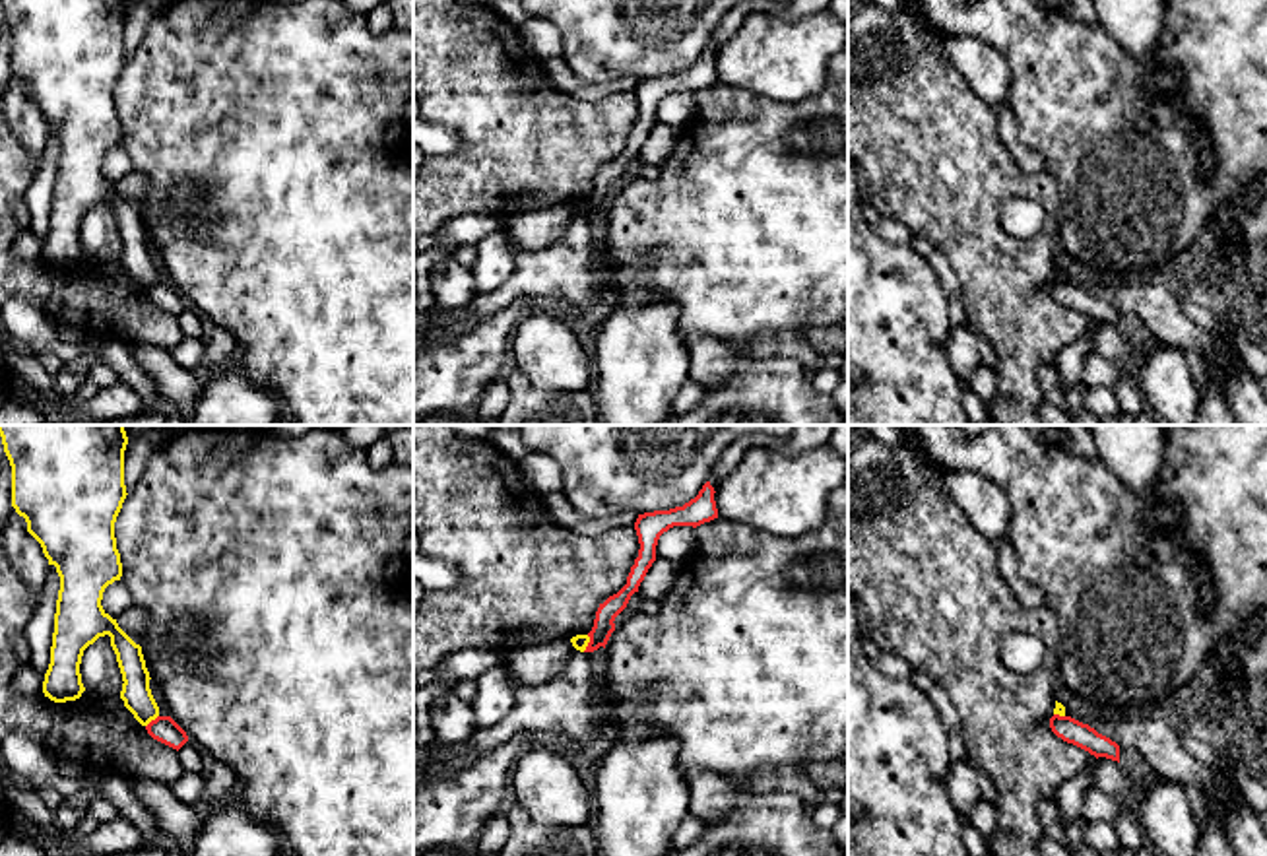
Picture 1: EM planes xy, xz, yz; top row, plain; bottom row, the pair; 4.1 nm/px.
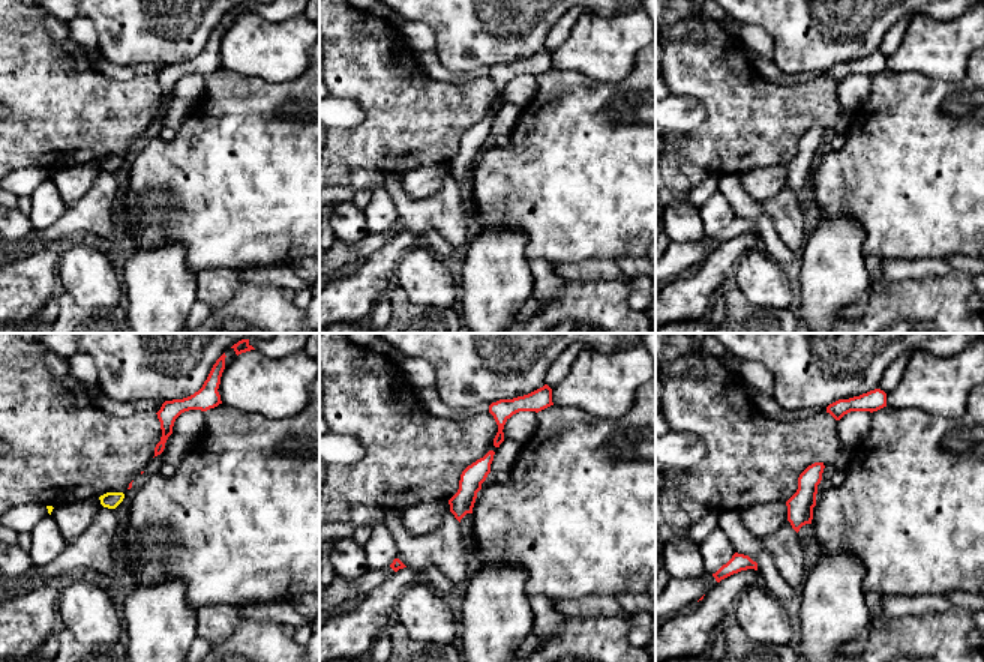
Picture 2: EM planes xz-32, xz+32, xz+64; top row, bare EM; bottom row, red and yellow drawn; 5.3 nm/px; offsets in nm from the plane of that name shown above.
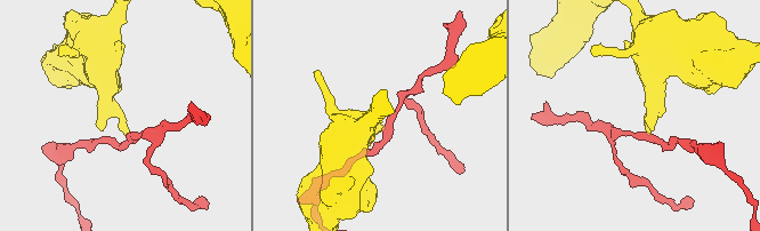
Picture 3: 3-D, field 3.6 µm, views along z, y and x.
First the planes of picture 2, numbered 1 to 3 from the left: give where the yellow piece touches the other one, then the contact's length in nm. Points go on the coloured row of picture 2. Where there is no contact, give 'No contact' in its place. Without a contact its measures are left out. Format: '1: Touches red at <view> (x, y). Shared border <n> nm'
1: No contact
2: No contact
3: No contact

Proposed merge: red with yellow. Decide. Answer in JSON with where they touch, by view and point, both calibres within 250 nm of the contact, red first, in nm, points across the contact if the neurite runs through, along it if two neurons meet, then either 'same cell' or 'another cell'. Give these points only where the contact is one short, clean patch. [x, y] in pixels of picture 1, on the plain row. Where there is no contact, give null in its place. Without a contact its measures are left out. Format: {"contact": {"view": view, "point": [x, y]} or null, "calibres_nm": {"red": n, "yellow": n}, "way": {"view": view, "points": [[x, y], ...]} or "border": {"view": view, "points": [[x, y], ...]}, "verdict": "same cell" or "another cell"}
{"contact": {"view": "xz", "point": [588, 208]}, "calibres_nm": {"red": 90, "yellow": 60}, "border": {"view": "xz", "points": [[588, 200], [588, 210], [583, 216]]}, "verdict": "another cell"}

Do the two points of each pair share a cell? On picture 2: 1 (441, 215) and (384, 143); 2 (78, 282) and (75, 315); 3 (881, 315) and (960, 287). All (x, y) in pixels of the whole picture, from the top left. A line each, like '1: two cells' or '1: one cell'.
1: two cells
2: two cells
3: one cell

